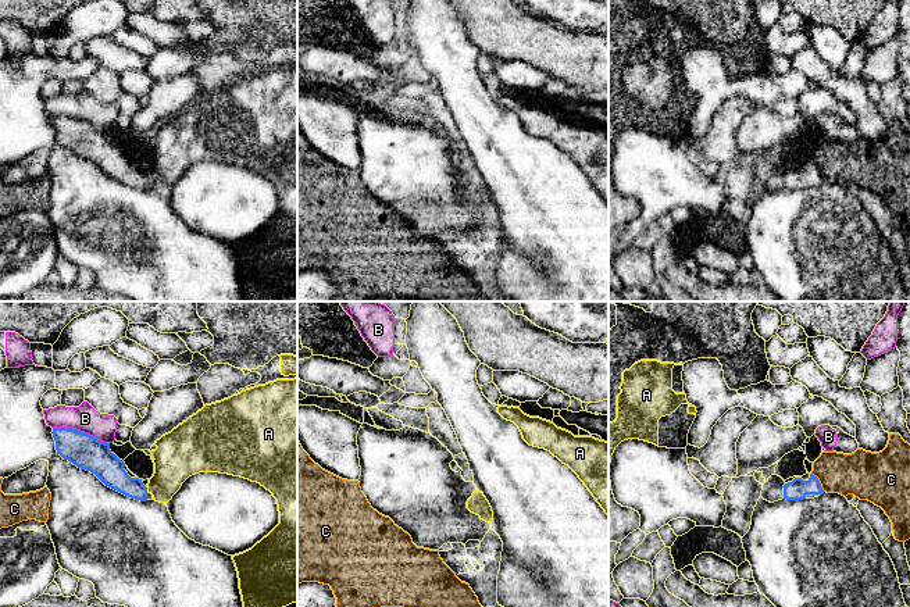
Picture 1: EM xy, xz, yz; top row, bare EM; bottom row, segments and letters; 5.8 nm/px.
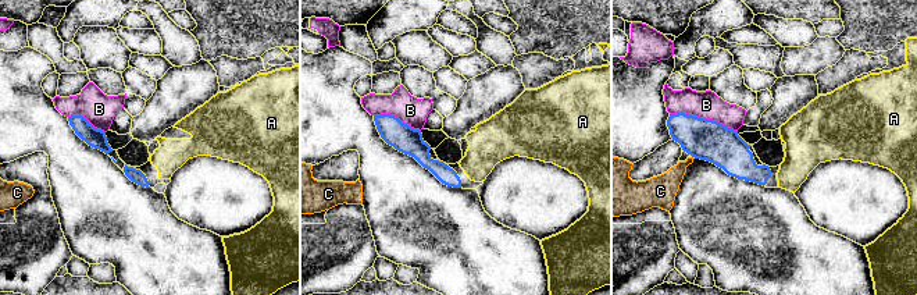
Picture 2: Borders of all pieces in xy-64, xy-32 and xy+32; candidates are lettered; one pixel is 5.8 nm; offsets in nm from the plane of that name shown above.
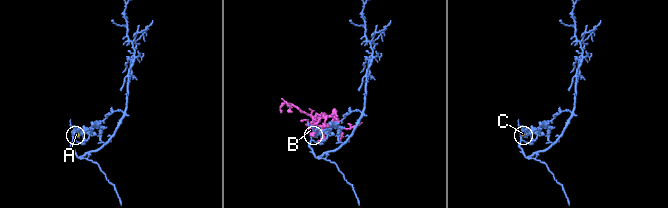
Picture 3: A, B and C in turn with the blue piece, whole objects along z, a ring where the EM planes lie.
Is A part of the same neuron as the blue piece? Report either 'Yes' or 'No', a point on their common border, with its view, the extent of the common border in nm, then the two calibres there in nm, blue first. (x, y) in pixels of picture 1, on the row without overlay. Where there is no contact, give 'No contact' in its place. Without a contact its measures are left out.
Yes. Touches blue at xy (146, 179). Shared border 30 nm. Thickness 160 nm (blue) against 260 nm

